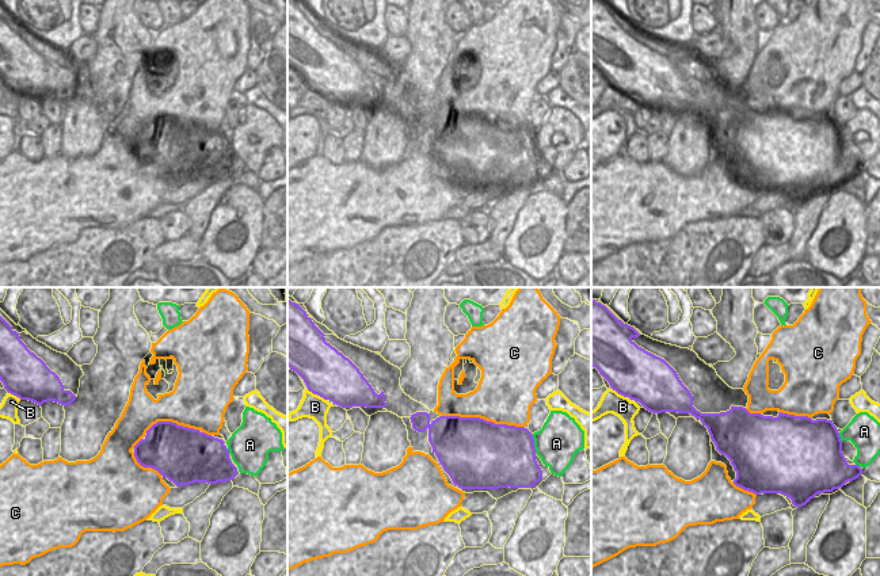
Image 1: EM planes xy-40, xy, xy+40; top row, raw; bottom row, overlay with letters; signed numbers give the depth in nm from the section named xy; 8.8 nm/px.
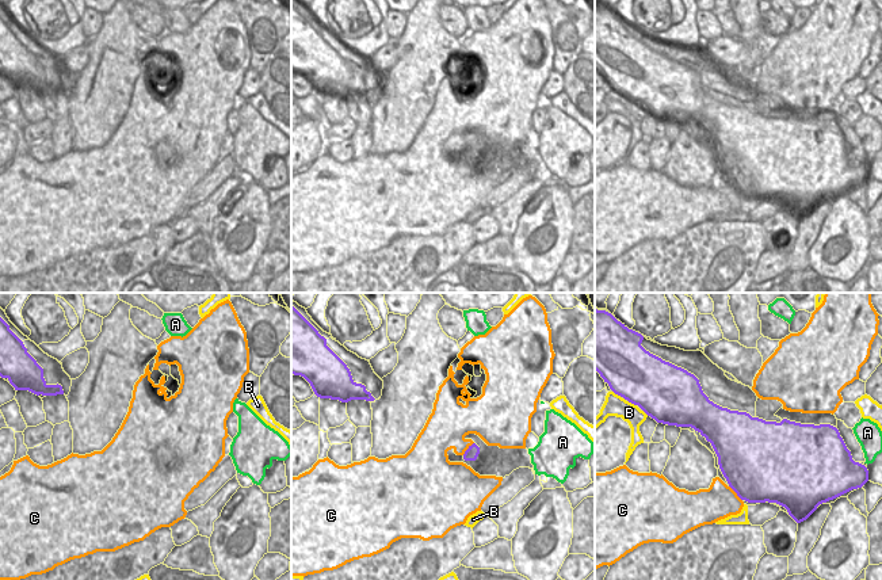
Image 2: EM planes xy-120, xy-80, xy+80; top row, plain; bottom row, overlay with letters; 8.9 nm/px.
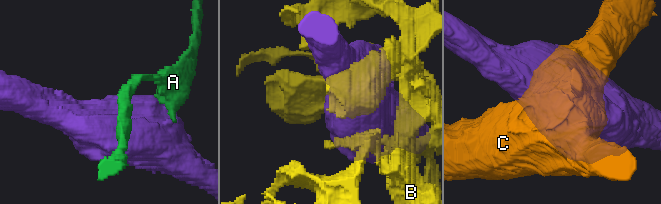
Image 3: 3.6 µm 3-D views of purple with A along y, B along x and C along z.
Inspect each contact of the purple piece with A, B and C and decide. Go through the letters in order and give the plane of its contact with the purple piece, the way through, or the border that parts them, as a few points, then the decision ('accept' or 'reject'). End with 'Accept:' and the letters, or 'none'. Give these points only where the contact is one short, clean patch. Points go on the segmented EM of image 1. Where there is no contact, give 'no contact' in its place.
A: meets purple in xy; reject
B: meets purple in xy; reject
C: meets purple in xy; reject
Accept: none

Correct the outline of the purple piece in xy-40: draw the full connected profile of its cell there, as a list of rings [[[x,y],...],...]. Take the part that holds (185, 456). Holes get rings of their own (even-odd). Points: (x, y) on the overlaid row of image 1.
[[[172,421],[153,424],[134,446],[134,457],[176,487],[225,482],[237,474],[222,439]]]

